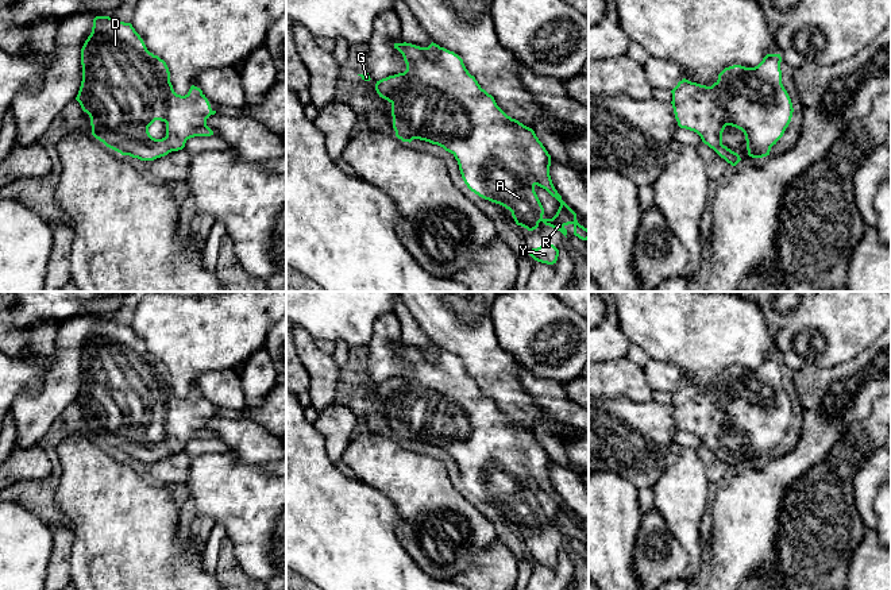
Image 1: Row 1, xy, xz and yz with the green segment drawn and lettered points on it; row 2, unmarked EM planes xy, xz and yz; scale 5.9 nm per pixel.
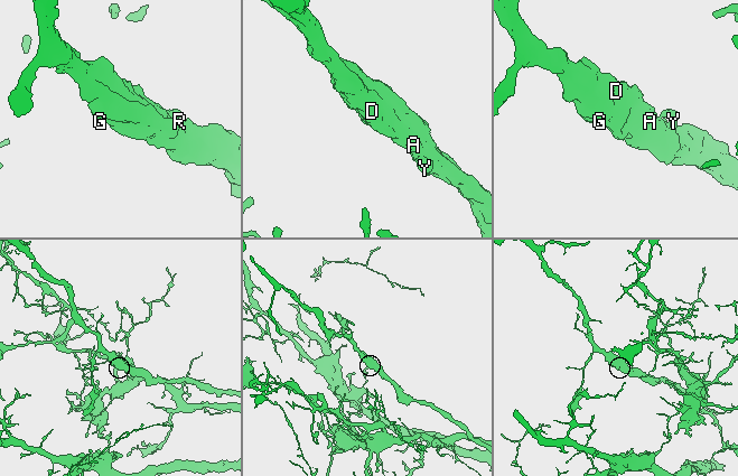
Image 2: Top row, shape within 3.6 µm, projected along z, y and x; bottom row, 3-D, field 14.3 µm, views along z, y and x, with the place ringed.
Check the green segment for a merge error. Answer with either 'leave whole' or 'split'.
leave whole

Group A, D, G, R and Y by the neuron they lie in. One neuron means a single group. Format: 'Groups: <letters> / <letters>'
Groups: A D G R Y

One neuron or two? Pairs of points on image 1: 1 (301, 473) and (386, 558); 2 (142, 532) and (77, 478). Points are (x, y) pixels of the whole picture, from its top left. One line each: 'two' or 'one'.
1: one
2: one

